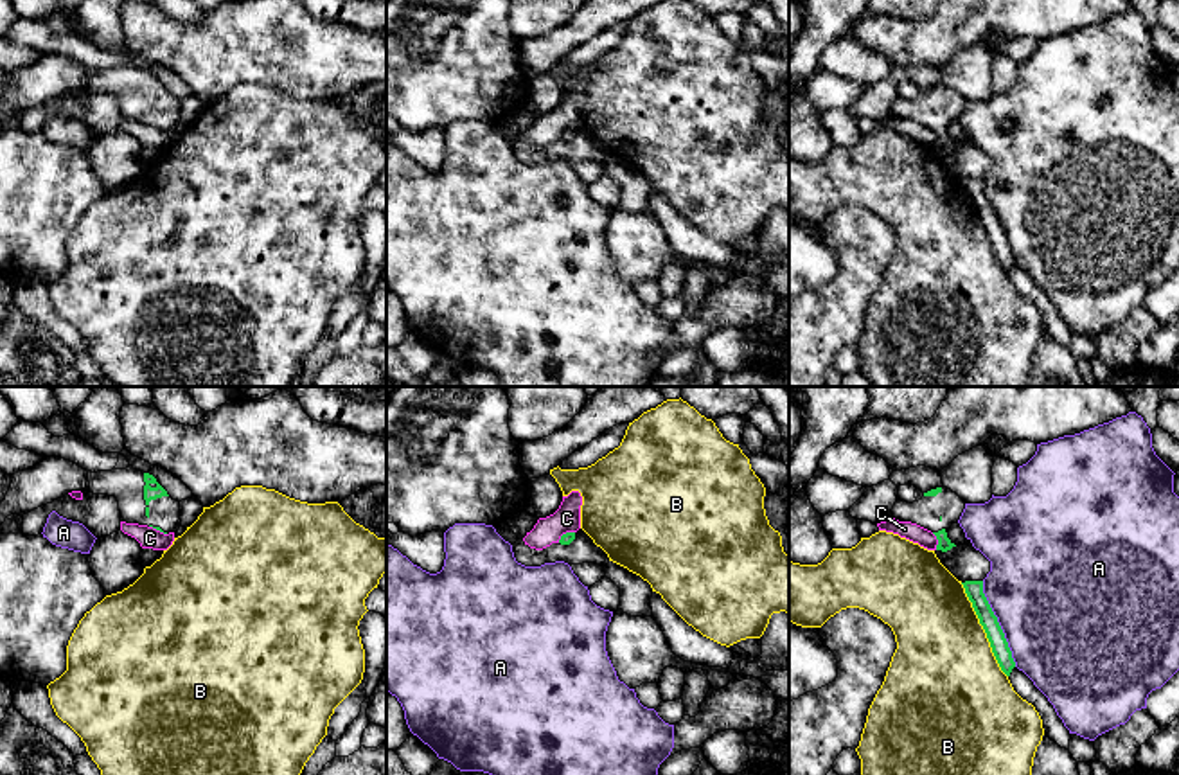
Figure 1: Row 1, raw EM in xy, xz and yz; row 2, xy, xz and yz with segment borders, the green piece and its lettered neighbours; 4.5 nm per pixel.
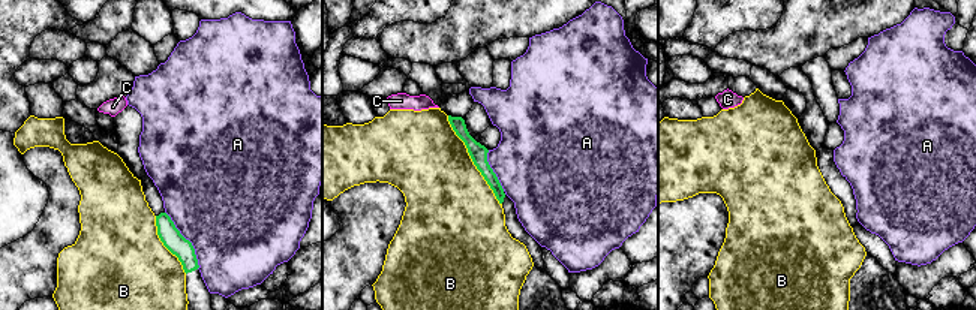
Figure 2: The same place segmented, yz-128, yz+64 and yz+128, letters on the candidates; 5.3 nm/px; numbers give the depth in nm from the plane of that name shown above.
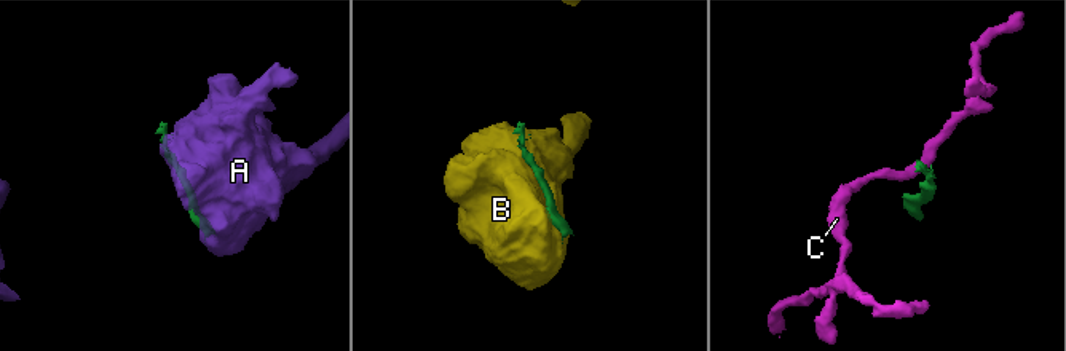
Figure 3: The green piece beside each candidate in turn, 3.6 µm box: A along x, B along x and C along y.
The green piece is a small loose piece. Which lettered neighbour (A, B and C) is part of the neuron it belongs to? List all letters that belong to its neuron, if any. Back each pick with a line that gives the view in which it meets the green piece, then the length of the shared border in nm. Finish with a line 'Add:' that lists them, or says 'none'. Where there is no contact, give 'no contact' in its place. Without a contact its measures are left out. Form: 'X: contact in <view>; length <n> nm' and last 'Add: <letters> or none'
Add: none

